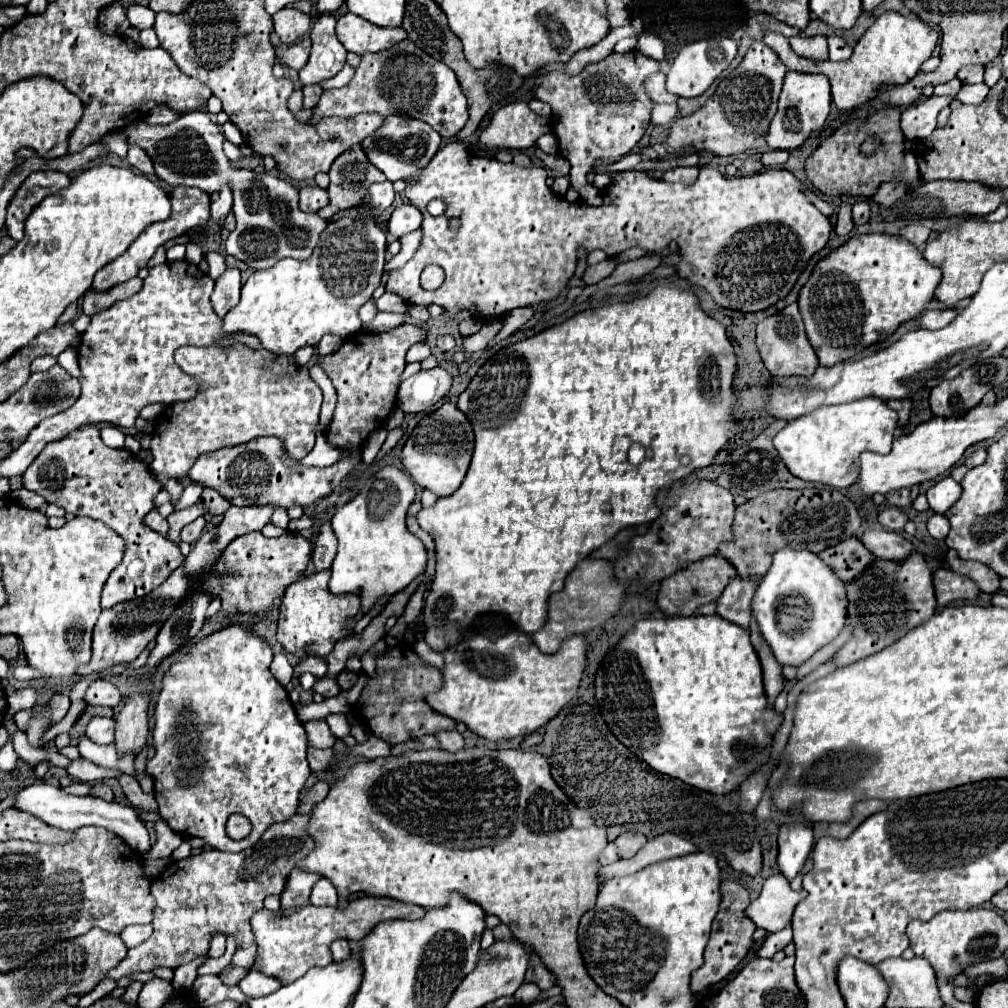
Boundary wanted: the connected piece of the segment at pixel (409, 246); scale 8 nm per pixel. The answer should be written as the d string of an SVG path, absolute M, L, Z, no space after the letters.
M420 228L403 236L400 239L400 252L395 255L390 262L386 262L386 268L384 268L384 270L388 272L388 270L394 270L394 268L401 268L404 266L404 264L415 254L421 239L422 231Z

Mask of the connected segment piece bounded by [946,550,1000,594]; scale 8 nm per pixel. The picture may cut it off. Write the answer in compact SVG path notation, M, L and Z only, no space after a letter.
M948 550L946 560L948 560L950 570L972 578L982 588L982 592L988 592L988 594L998 592L998 588L1000 588L1000 584L998 584L1000 576L990 566L986 566L982 562L976 562L976 560L962 560L956 554L956 550Z

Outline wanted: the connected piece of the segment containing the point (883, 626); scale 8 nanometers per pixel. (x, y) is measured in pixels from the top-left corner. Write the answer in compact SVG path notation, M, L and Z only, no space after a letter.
M912 552L908 558L894 562L894 560L880 560L874 558L874 562L854 580L846 582L846 596L848 596L848 618L846 624L852 626L852 636L850 640L834 654L834 664L836 666L848 666L852 662L858 662L866 656L872 656L880 652L882 648L894 644L900 640L906 632L912 628L920 626L922 622L930 620L936 612L936 596L934 596L934 586L932 586L932 572L928 568L928 562L922 552Z

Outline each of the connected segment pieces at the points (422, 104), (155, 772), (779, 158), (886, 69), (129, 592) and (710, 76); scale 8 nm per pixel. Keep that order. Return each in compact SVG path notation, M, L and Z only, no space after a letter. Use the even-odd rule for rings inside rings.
M406 38L390 50L364 54L348 86L324 90L316 106L316 114L310 122L318 122L324 116L356 116L362 112L420 118L444 138L454 138L468 120L468 100L460 88L456 74L442 60L436 60Z
M234 624L234 626L226 626L226 628L218 630L218 632L202 638L200 642L192 644L190 650L186 654L180 654L178 662L174 662L168 668L168 672L164 674L164 678L162 678L162 692L160 692L156 708L154 708L154 722L156 724L154 724L154 730L152 730L152 744L154 744L156 754L154 754L152 760L148 760L146 772L150 776L154 776L154 796L156 796L156 802L158 802L158 812L160 812L162 820L166 820L166 824L176 834L202 838L204 844L208 844L208 846L212 846L216 850L240 852L240 850L246 850L248 846L254 846L268 826L272 826L274 822L284 822L284 820L288 820L296 812L298 794L300 794L300 790L302 790L302 786L304 786L304 782L306 782L306 778L310 774L310 766L308 766L308 760L306 760L308 740L306 740L304 726L298 720L286 690L278 684L278 680L270 672L272 658L274 658L274 652L272 652L270 642L266 638L254 636L246 626ZM234 812L246 816L250 820L250 824L252 824L252 830L250 830L250 834L244 840L232 840L226 834L226 820Z
M772 150L768 154L760 154L760 162L768 168L774 168L774 166L782 166L784 162L788 160L788 152L786 150Z
M888 10L876 18L876 22L862 34L862 38L856 42L854 52L848 60L832 62L822 60L814 62L810 58L798 56L790 44L788 38L778 32L766 32L764 42L778 54L778 58L784 62L788 70L796 72L822 72L828 76L832 84L832 100L838 110L852 110L866 100L870 100L878 88L878 84L906 84L910 82L924 60L932 56L932 50L938 42L938 32L924 24L920 18L908 18L900 12Z
M98 426L78 428L78 430L70 432L68 436L64 436L62 440L48 444L40 452L40 456L28 466L28 470L22 474L22 482L24 482L24 488L40 494L48 504L56 504L56 506L64 508L66 512L70 512L74 516L88 516L88 518L104 522L126 542L122 562L112 570L110 578L104 584L102 608L110 608L118 602L128 602L128 600L134 600L134 598L142 598L144 594L158 588L176 568L182 566L184 554L176 548L176 544L172 540L152 532L144 524L144 516L150 510L154 510L154 498L162 490L162 484L152 474L152 468L148 464L144 464L136 454L132 454L130 450L108 448L100 438Z
M715 36L686 44L670 62L670 68L666 74L666 90L684 98L700 96L722 74L722 70L730 66L730 62L736 56L736 48L738 48L736 42L726 36ZM716 44L718 44L718 50L716 50Z

